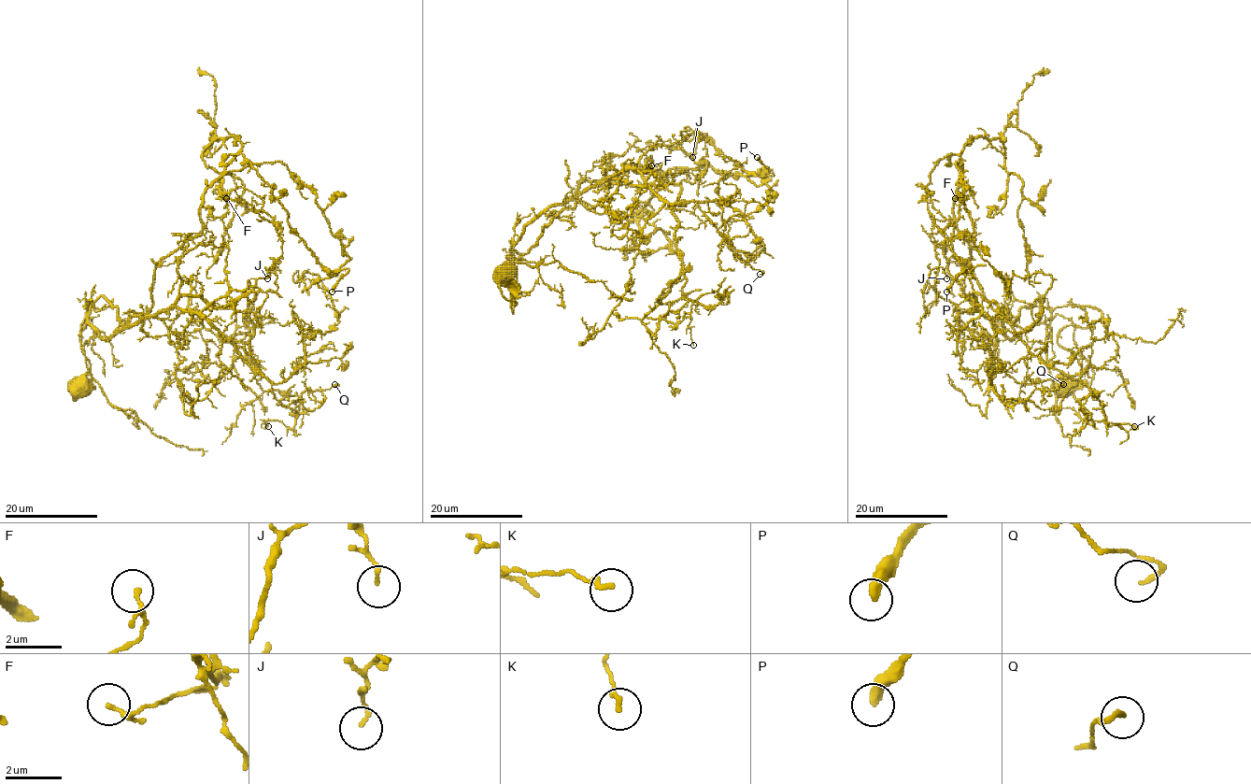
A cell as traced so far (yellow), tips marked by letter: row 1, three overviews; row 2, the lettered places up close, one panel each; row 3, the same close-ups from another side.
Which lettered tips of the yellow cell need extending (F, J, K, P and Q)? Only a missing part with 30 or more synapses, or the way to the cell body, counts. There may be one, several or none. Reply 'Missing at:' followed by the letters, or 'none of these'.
Missing at: none of these

